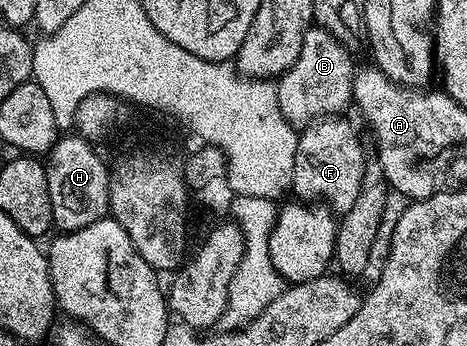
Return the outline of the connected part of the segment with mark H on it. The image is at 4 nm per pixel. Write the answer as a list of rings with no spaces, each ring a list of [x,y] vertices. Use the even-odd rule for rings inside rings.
[[[67,133],[64,137],[56,138],[54,145],[51,146],[51,150],[47,152],[45,156],[45,166],[47,169],[47,180],[49,181],[49,201],[53,201],[53,224],[60,232],[66,233],[68,231],[76,231],[77,229],[85,229],[89,225],[93,225],[93,221],[104,218],[109,211],[109,181],[111,176],[109,174],[108,164],[103,164],[103,159],[94,151],[92,144],[88,140],[84,139],[82,135],[78,133]]]

